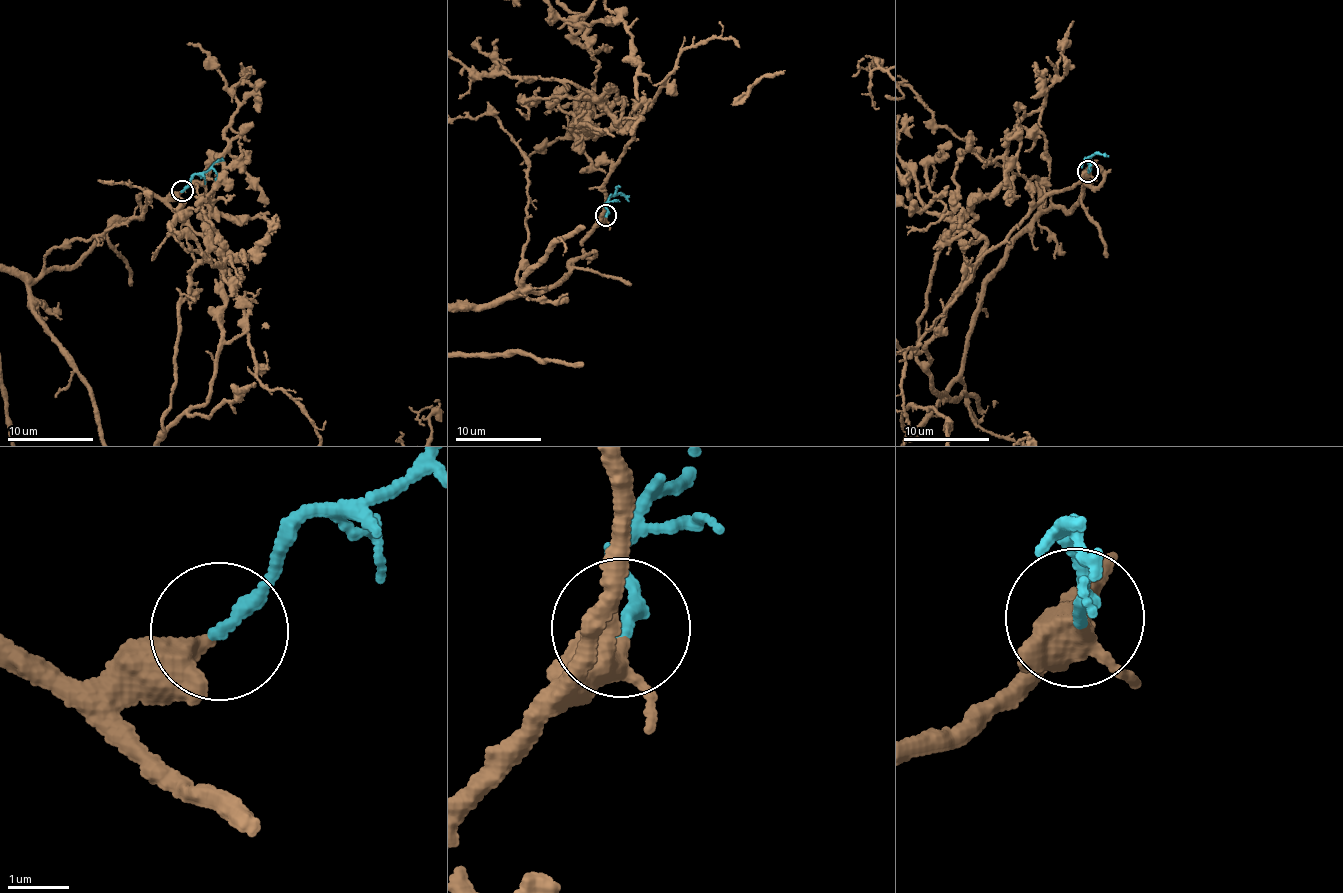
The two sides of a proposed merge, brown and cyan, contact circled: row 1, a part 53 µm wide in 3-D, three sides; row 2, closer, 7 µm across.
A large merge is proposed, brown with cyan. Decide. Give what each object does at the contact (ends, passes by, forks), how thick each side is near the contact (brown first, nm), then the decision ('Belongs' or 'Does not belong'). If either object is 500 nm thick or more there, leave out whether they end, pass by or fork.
At the ring brown passes by. At the ring cyan ends. Thickness 280 nm (brown) against 240 nm. Belongs

